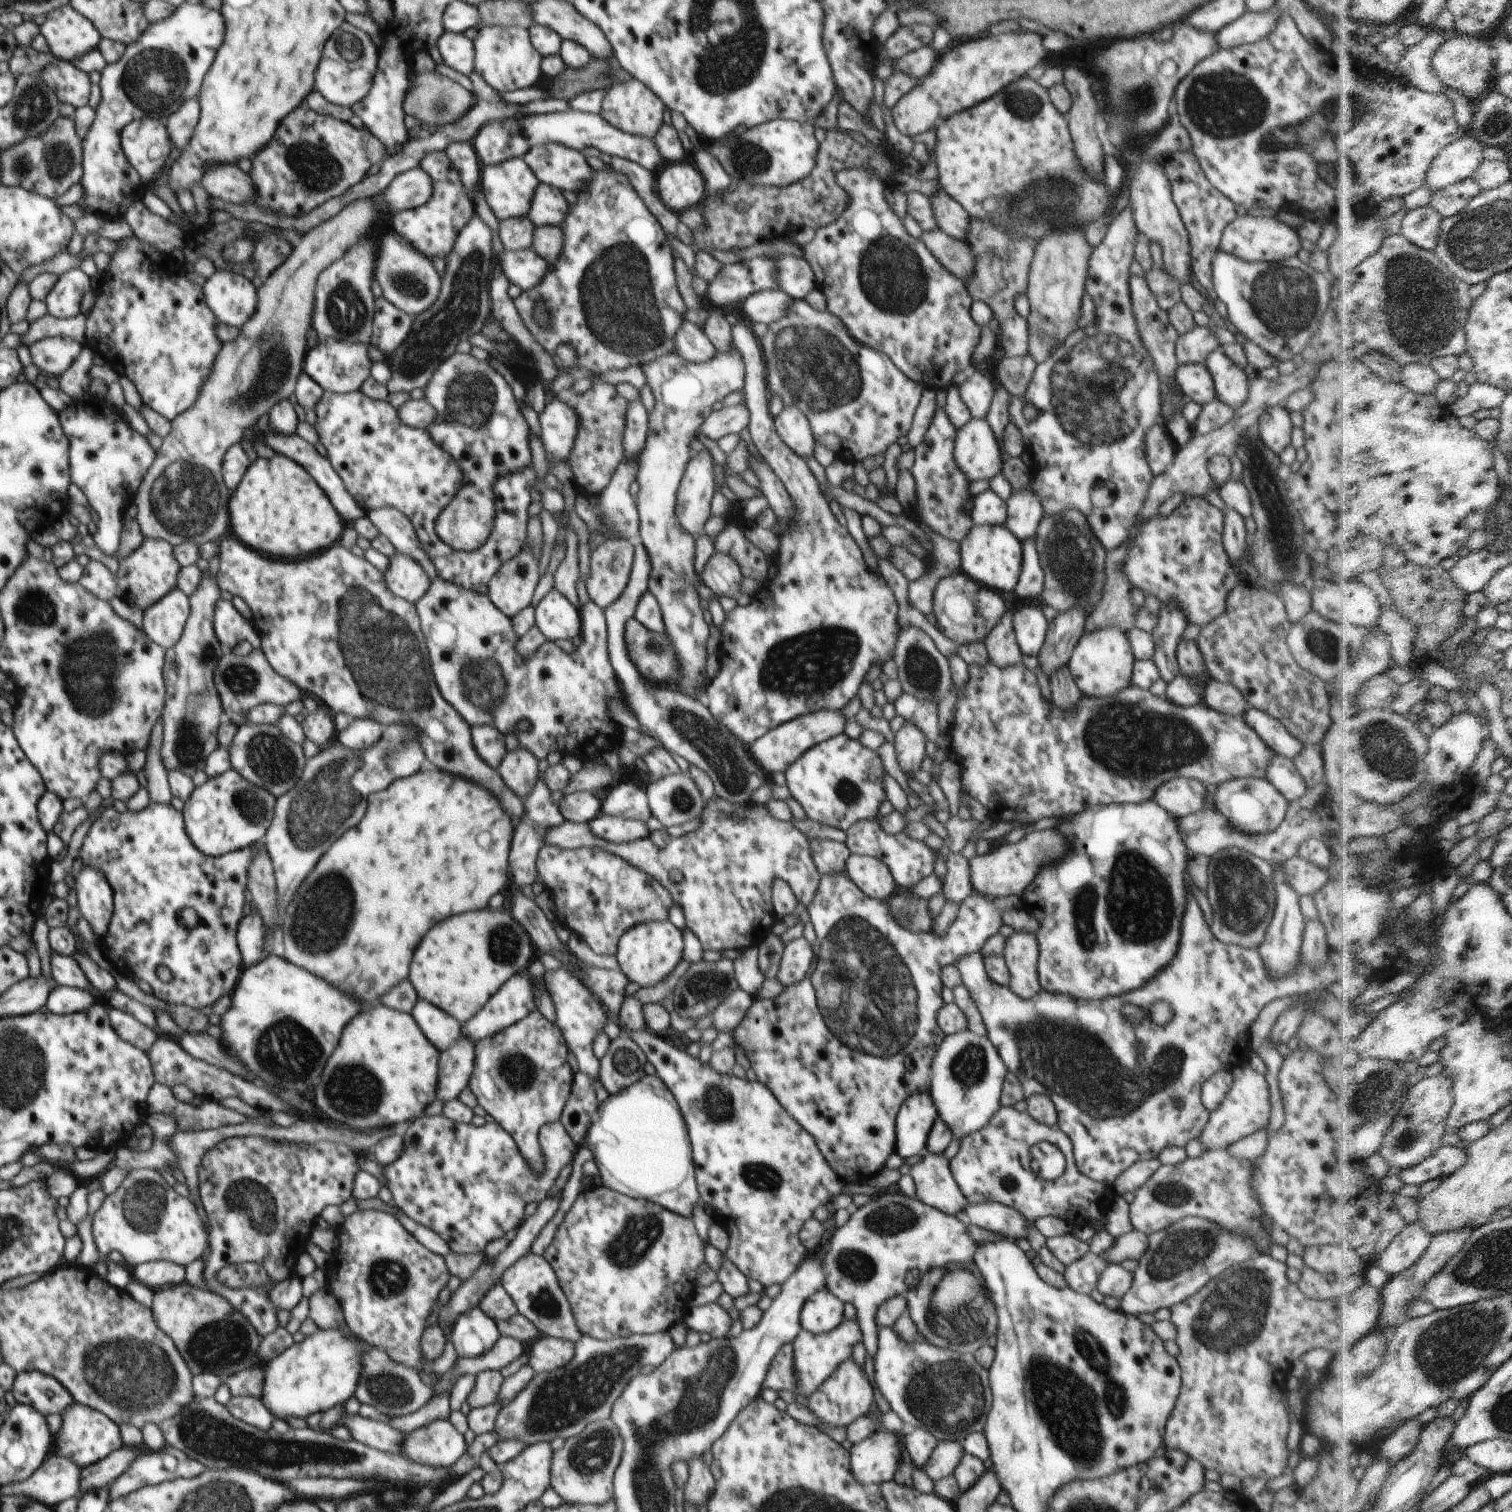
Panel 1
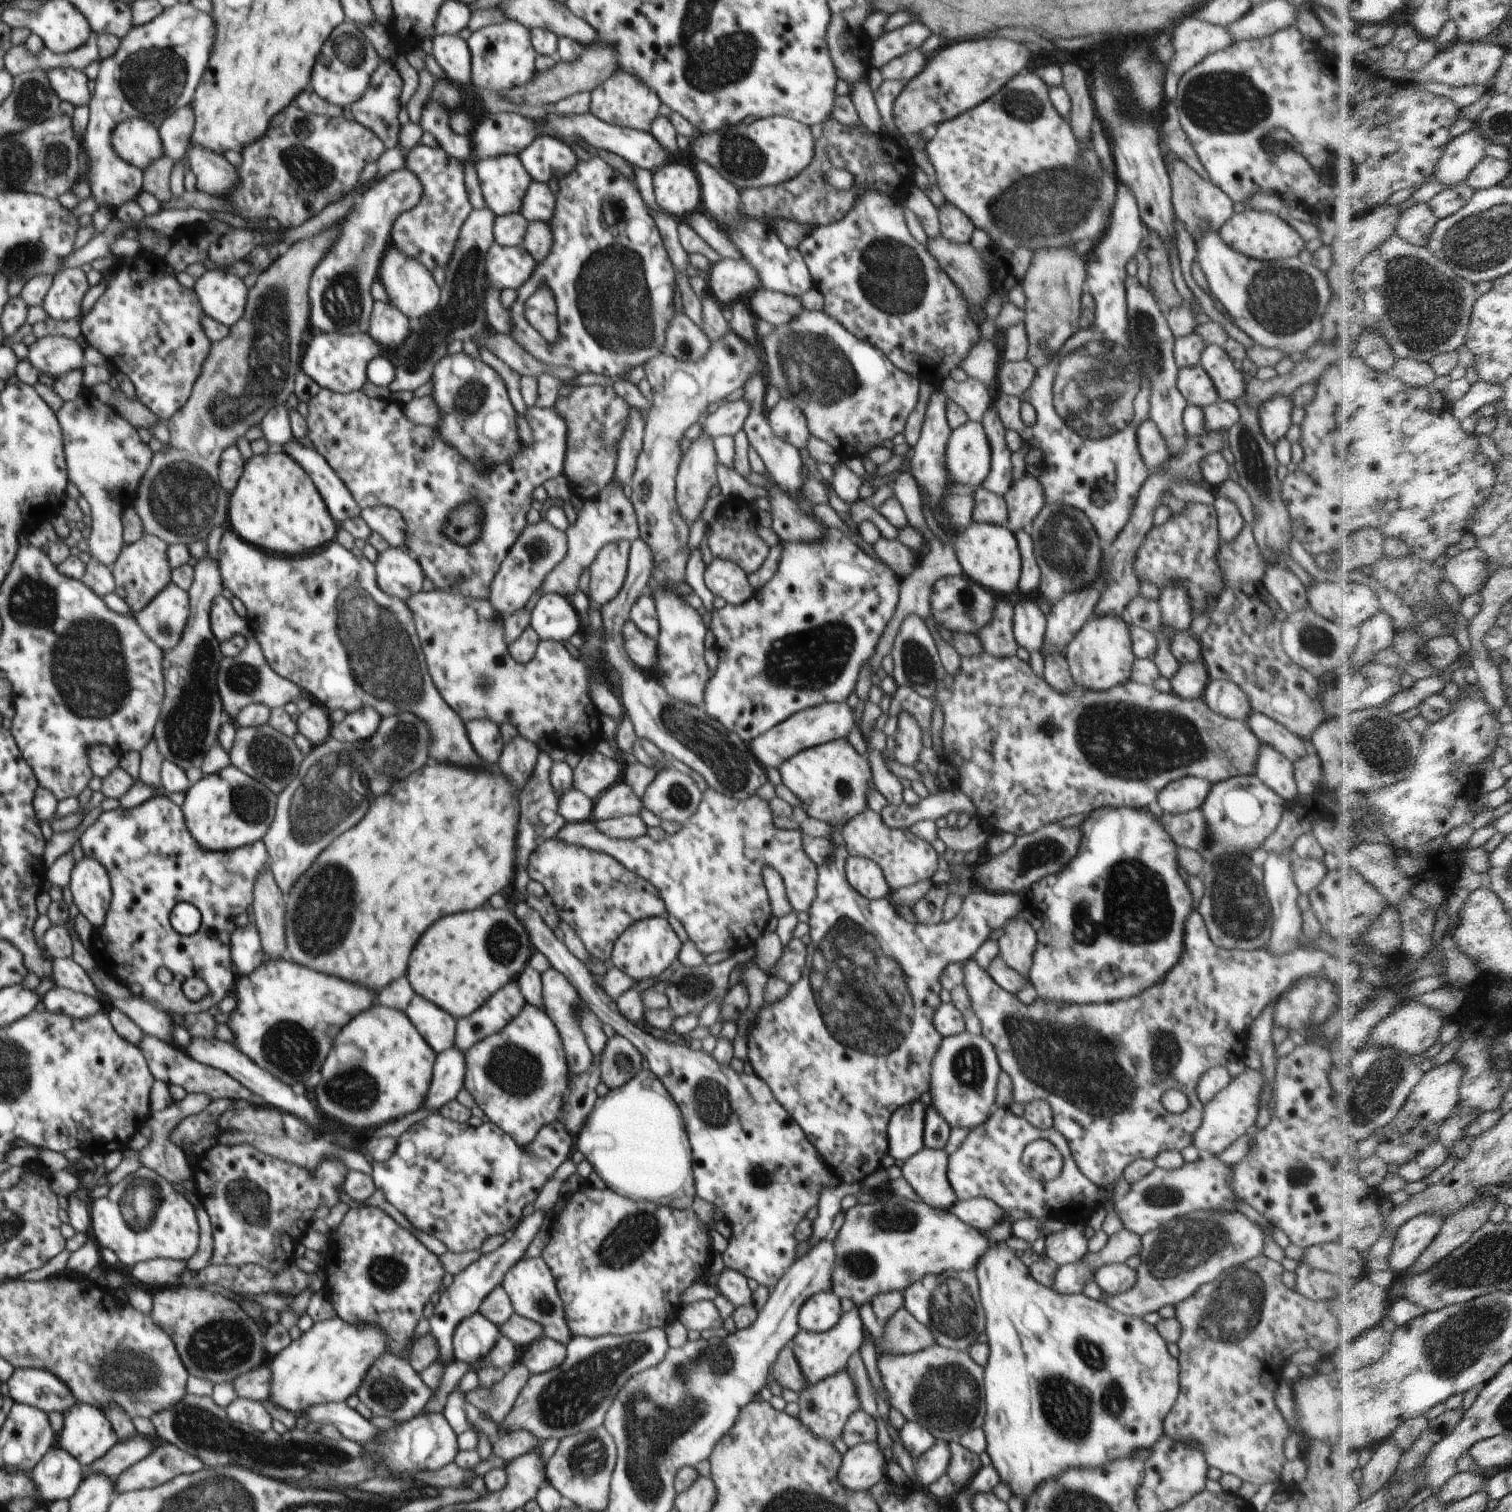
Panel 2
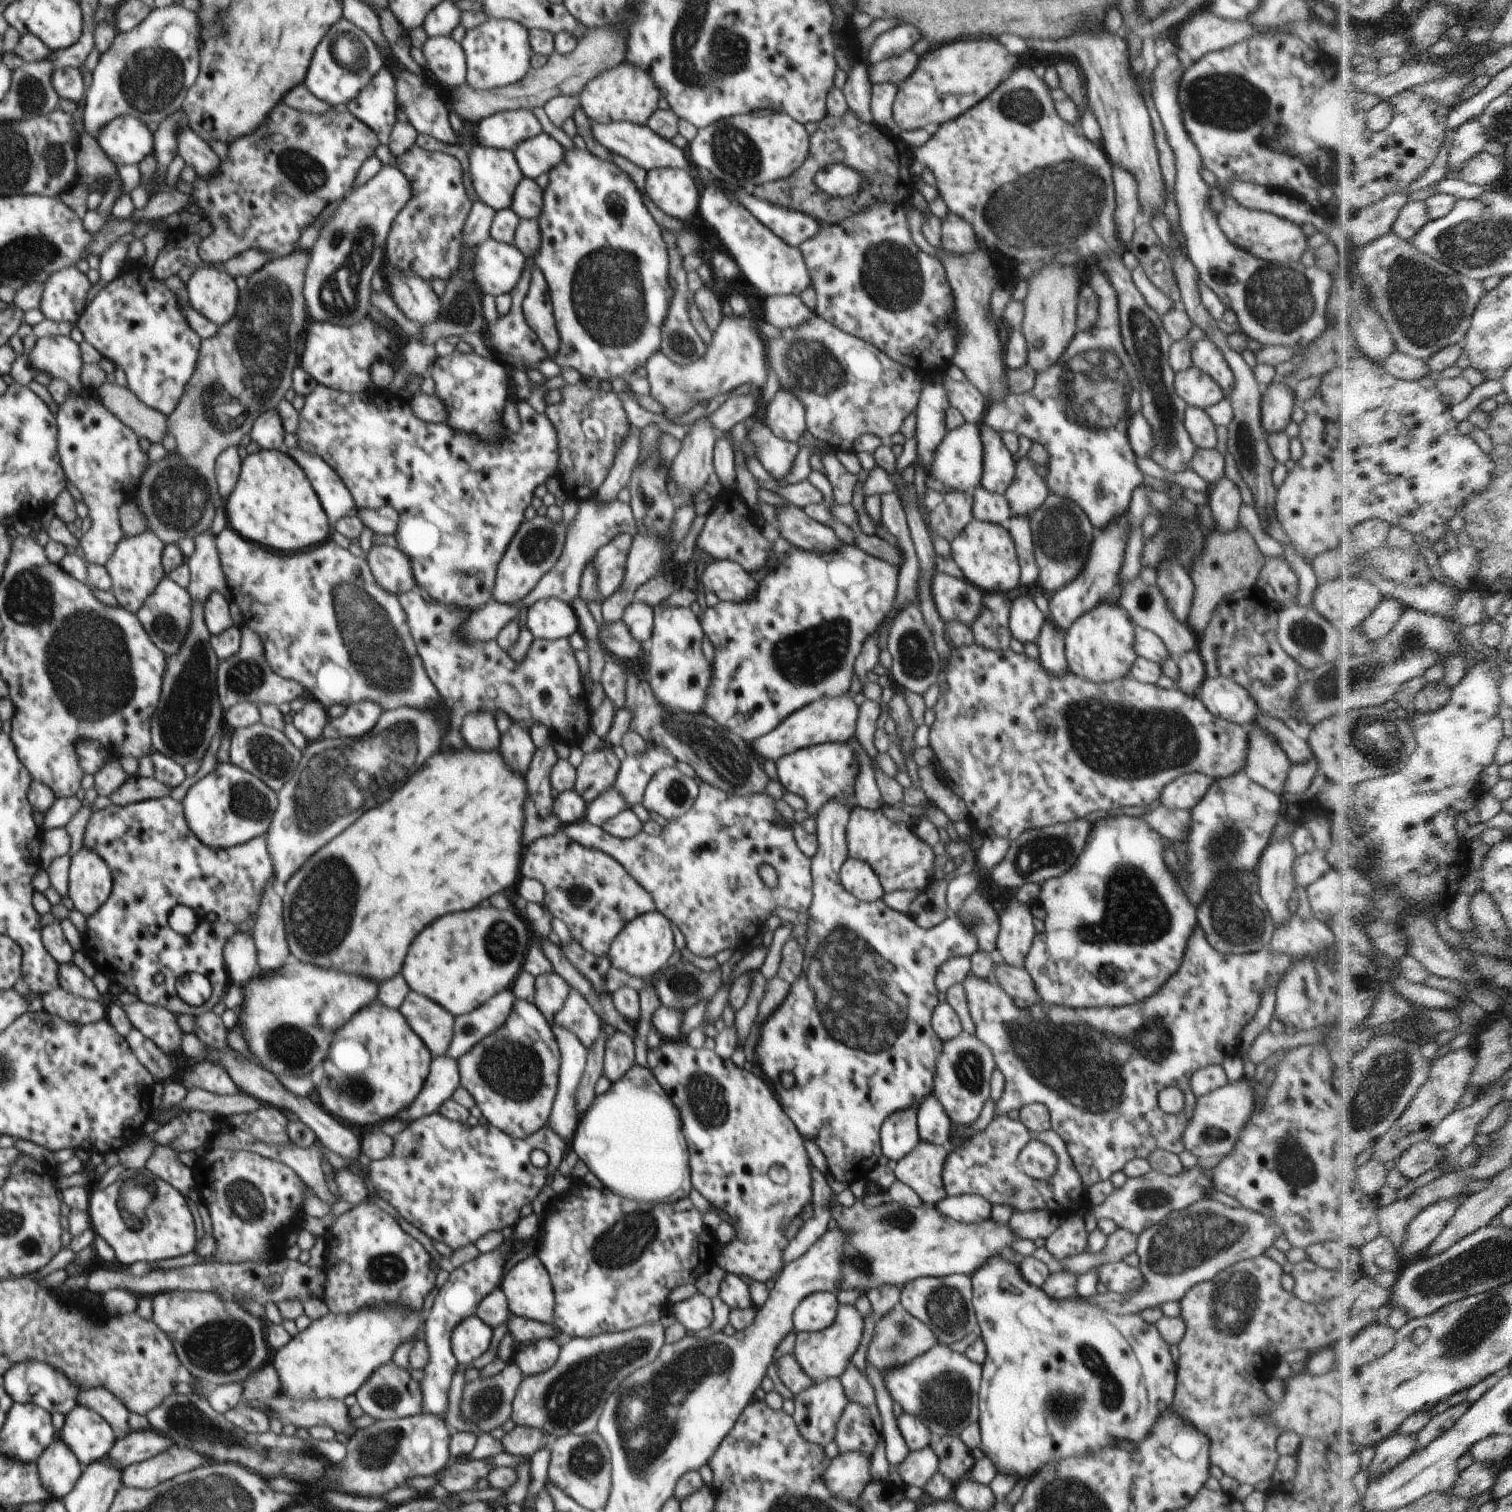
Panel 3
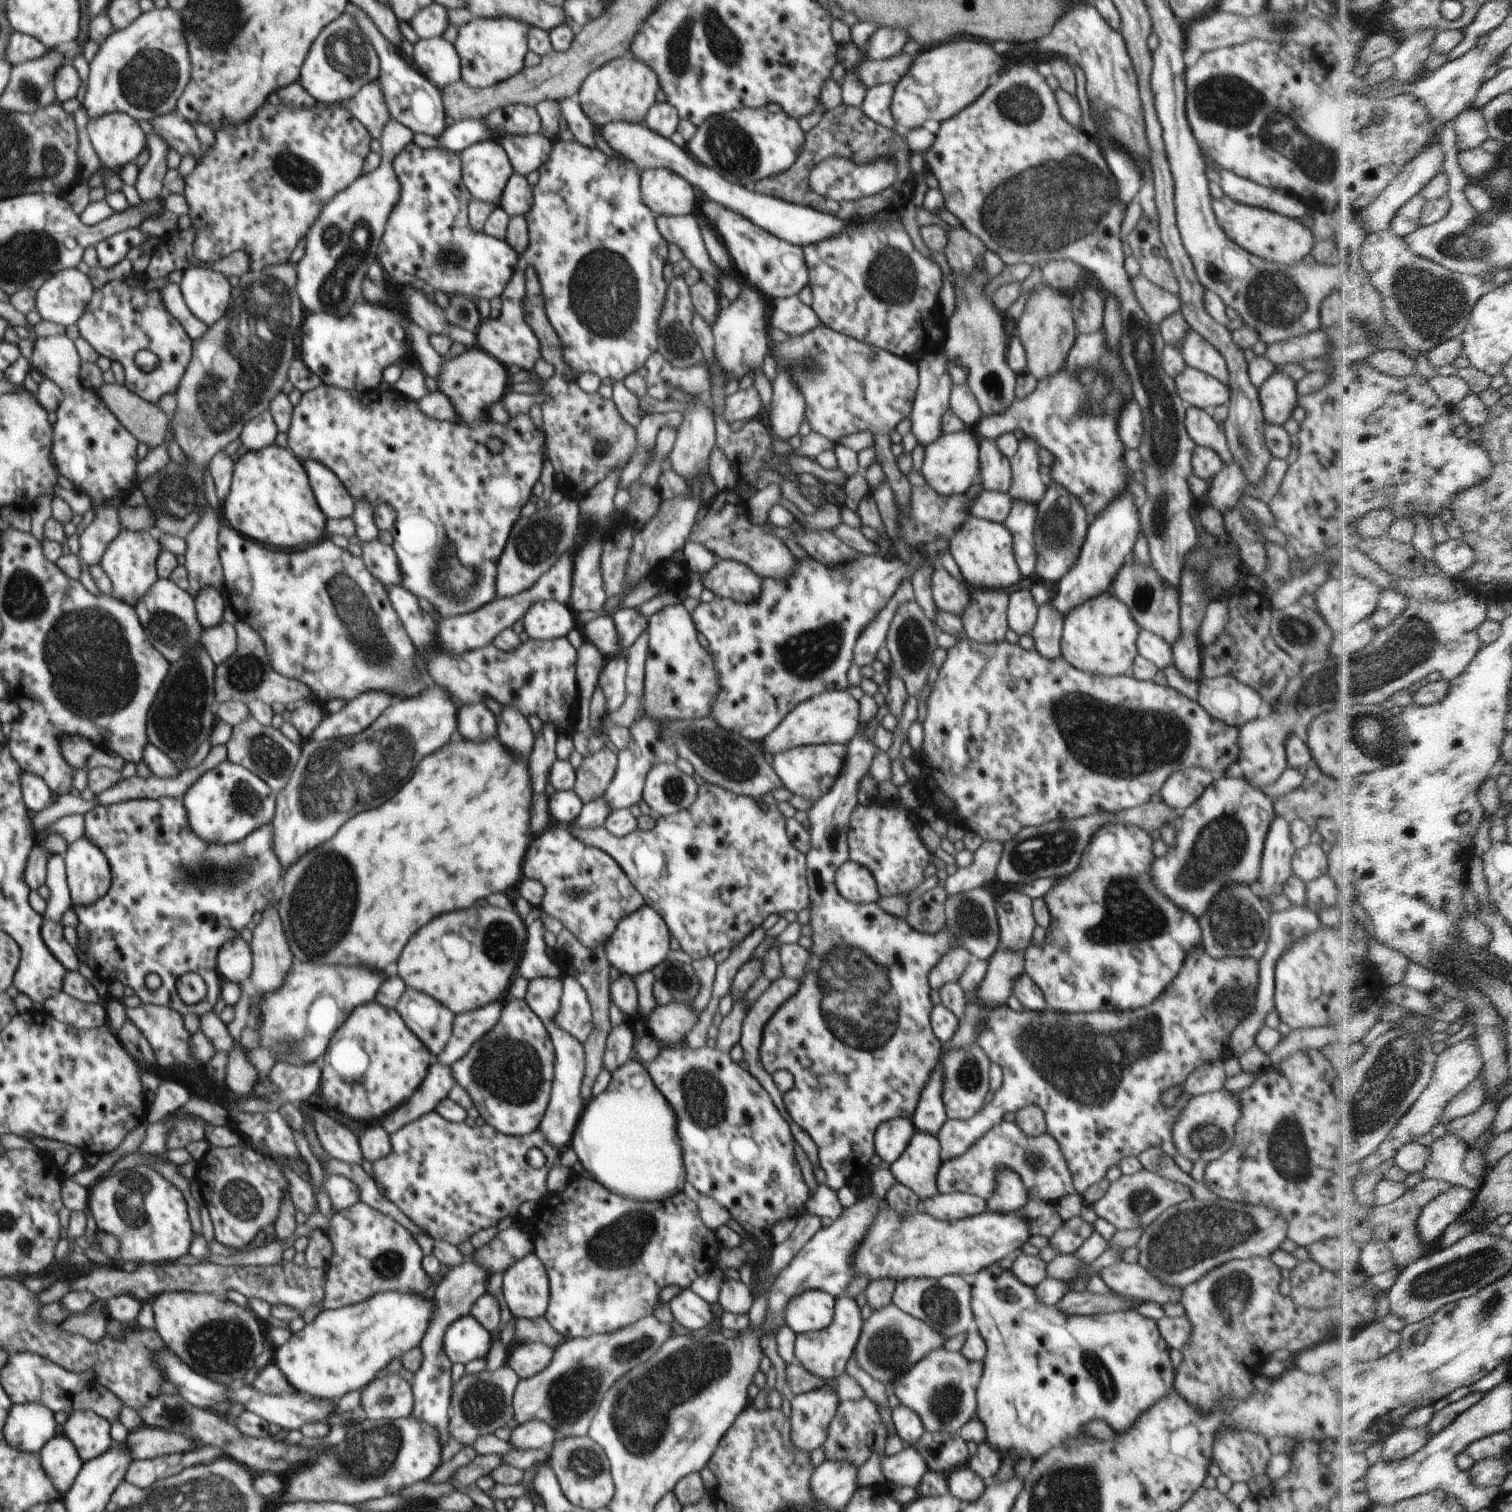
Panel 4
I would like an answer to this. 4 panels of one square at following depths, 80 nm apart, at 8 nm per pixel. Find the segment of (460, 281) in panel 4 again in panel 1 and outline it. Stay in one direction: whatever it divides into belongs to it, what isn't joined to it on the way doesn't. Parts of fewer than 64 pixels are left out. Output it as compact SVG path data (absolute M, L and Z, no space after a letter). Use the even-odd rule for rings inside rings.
M442 152L427 153L421 160L420 168L425 170L433 182L433 195L422 206L413 209L402 209L390 218L390 226L398 235L403 236L410 244L423 252L431 261L434 256L445 258L452 250L459 232L475 214L473 202L461 184L459 172L454 170L447 154ZM524 249L519 251L505 250L500 255L494 252L494 262L502 265L504 274L510 279L511 284L520 286L522 291L537 287L549 270L549 264L534 249Z

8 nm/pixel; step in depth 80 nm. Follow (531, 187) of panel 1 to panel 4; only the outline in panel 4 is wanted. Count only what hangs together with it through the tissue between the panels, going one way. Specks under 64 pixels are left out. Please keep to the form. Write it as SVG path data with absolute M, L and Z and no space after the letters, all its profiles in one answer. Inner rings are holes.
M478 141L459 155L462 180L473 198L500 206L506 183L515 172L502 145Z

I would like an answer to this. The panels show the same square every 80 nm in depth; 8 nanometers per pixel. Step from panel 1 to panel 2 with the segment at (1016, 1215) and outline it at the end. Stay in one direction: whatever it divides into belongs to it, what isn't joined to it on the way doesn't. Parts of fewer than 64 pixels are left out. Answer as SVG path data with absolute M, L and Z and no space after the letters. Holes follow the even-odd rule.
M984 1197L967 1201L957 1200L948 1211L956 1215L963 1223L982 1232L989 1231L1003 1219L1010 1220L1011 1226L1012 1222L1014 1222L1003 1208Z

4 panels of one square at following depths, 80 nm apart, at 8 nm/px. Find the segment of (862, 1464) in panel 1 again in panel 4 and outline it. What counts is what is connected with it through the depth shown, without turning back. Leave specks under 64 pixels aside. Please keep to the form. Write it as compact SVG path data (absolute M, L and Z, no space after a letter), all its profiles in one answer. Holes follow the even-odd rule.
M827 1460L814 1469L810 1479L810 1486L814 1491L815 1498L821 1503L821 1506L828 1505L837 1511L842 1511L843 1508L850 1502L853 1494L860 1487L857 1485L858 1469L847 1460Z

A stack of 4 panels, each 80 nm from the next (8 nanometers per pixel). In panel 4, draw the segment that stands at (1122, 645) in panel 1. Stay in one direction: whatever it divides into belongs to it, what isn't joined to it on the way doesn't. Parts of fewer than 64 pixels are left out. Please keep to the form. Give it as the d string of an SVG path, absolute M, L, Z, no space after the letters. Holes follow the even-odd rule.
M1100 595L1073 608L1063 619L1061 656L1074 668L1091 675L1117 677L1129 673L1137 651L1140 628L1129 606L1115 596Z

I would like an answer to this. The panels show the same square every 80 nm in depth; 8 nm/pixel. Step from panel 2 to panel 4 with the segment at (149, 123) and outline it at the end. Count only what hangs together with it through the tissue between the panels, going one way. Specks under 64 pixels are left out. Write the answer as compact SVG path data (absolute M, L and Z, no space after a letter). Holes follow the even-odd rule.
M110 113L91 120L87 129L101 163L111 169L135 161L147 145L147 134L128 113Z

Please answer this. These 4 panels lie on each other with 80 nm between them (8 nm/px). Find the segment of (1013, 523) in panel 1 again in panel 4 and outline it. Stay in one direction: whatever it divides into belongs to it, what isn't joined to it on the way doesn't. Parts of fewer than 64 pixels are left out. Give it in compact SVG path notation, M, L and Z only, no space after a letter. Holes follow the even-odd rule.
M1030 438L1019 441L1016 454L1009 459L1013 472L1013 479L1008 494L1014 501L1023 501L1030 505L1038 504L1047 491L1042 481L1038 461L1039 445Z

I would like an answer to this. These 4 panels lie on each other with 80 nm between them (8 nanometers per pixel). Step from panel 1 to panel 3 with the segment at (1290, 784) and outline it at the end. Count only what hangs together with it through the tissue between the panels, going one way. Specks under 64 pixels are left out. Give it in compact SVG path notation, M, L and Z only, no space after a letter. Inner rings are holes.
M1257 724L1247 728L1249 751L1244 772L1254 782L1281 796L1292 764L1269 731L1261 729Z

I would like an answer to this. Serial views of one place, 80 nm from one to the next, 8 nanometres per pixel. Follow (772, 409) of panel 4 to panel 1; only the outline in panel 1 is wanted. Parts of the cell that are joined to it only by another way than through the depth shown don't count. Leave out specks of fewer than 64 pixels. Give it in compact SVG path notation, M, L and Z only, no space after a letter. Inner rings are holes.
M793 405L783 407L774 420L777 433L788 448L802 458L812 458L816 441L808 417Z

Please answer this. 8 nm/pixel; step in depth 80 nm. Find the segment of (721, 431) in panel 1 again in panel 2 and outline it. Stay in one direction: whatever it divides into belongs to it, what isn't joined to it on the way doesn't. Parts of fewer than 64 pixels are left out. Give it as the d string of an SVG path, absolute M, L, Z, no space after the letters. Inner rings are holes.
M742 398L733 402L723 401L716 411L708 413L701 422L704 435L713 440L722 435L735 435L743 430L750 405Z

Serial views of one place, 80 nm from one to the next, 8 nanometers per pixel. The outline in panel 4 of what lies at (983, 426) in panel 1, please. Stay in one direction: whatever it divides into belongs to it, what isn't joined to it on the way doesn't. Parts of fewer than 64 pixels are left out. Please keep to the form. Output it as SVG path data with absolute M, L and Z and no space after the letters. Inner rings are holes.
M970 431L944 433L925 448L925 459L920 472L928 485L946 496L966 493L979 480L979 438Z

